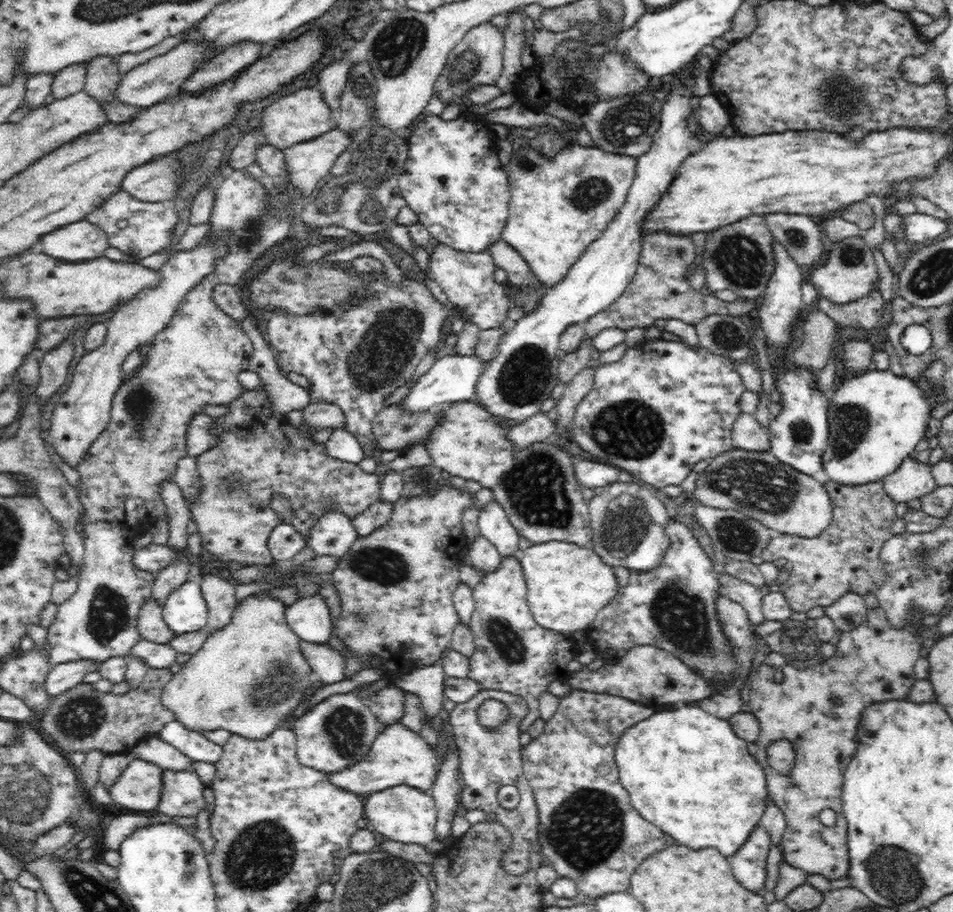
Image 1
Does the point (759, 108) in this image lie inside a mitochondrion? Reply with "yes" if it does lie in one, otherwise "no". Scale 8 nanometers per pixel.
no

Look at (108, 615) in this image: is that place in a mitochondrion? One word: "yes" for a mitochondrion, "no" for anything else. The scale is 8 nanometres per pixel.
yes

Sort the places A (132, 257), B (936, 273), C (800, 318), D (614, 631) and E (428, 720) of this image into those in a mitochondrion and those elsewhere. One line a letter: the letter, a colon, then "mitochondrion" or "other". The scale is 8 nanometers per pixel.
A: other
B: mitochondrion
C: other
D: other
E: other

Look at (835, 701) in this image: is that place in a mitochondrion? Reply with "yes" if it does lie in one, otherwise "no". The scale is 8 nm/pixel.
no

